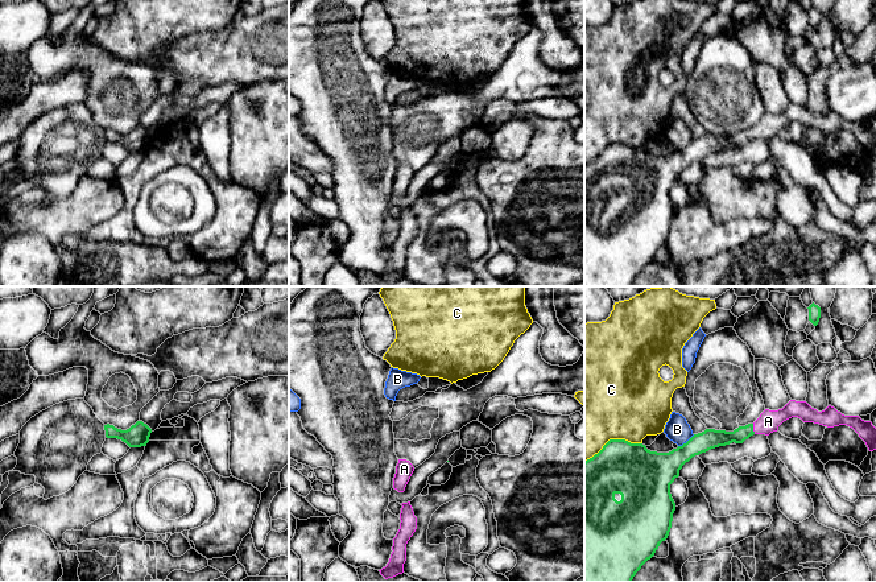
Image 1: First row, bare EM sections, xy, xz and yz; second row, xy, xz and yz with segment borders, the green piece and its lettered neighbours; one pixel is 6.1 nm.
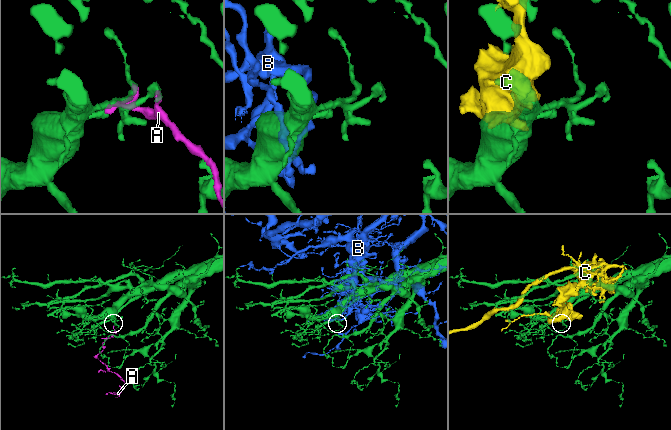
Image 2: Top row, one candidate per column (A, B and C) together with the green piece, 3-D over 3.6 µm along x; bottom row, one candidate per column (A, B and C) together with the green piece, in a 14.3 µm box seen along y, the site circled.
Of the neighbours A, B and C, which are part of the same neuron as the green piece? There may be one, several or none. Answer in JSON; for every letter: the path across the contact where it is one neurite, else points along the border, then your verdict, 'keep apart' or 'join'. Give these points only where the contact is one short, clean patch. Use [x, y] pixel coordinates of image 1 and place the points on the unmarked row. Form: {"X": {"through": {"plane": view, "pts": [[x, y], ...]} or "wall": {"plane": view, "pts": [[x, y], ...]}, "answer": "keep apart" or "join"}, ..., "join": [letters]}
{"A": {"through": {"plane": "yz", "pts": [[713, 143], [734, 141], [752, 133], [768, 126]]}, "answer": "join"}, "B": {"answer": "keep apart"}, "C": {"answer": "keep apart"}, "join": ["A"]}

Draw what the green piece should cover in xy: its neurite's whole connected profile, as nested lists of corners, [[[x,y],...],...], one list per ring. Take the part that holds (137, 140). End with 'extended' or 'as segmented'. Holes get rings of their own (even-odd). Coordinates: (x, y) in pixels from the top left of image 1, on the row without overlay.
[[[137,125],[127,135],[115,132],[113,129],[104,129],[107,143],[117,143],[125,146],[129,152],[146,150],[152,133],[142,125]]]; as segmented

